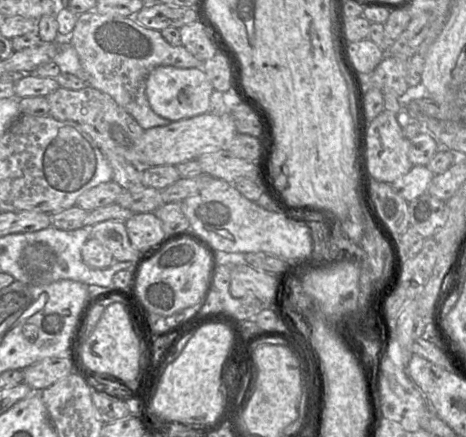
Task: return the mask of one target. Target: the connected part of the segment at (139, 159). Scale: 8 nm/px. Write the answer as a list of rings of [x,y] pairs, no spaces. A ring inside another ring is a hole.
[[[90,86],[80,90],[59,87],[46,98],[50,105],[49,116],[79,124],[102,151],[121,155],[136,168],[144,166],[145,130],[110,95]]]

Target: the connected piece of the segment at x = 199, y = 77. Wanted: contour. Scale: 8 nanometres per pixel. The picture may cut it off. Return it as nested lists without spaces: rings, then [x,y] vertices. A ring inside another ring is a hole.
[[[158,66],[146,78],[145,93],[152,110],[171,122],[208,113],[214,88],[203,68]]]

